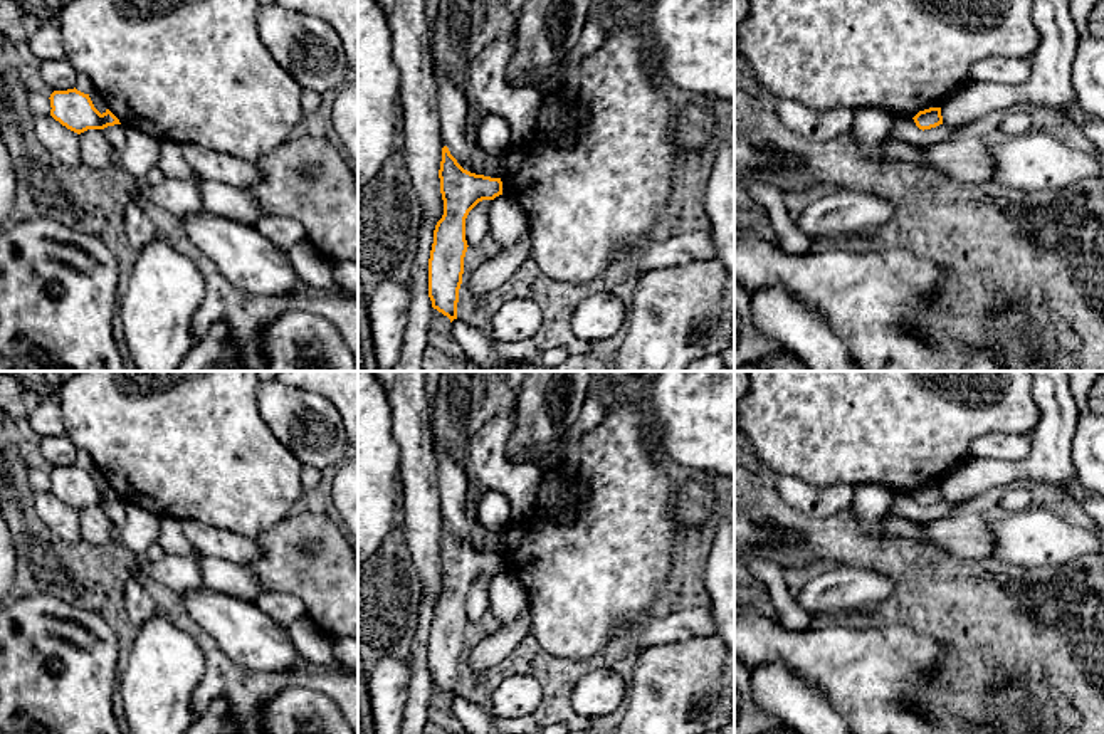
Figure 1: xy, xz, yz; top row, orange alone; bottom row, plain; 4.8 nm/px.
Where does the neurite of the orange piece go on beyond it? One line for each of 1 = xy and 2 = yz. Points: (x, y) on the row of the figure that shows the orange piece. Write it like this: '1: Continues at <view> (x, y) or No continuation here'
1: No continuation here
2: No continuation here

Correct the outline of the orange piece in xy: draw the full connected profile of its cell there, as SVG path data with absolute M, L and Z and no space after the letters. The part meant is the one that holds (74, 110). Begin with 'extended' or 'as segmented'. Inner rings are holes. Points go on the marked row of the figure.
as segmented; M54 91L50 94L50 116L67 129L81 134L87 129L104 129L121 124L119 119L106 109L103 114L94 107L89 94L81 91Z

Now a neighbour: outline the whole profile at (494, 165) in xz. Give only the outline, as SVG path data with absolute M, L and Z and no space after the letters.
M504 149L489 153L487 165L484 170L484 176L499 178L504 168Z

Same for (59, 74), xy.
M66 57L60 60L42 60L39 72L52 91L67 91L76 87L77 72Z

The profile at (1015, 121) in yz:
M1023 106L1008 109L998 124L998 129L1005 136L1020 136L1023 133L1028 133L1030 128L1032 128L1030 107Z

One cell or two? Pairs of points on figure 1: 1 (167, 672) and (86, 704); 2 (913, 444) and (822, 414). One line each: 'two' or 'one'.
1: two
2: one

